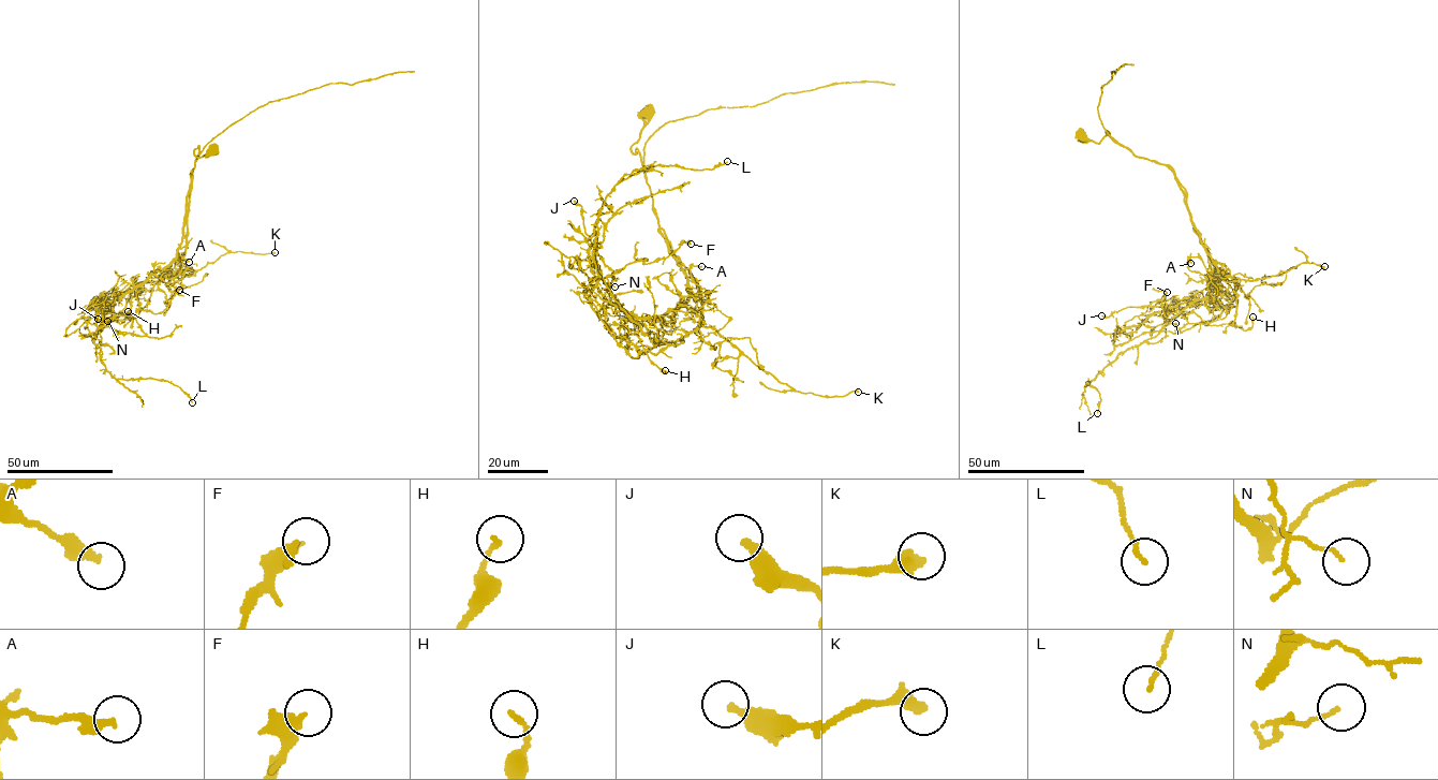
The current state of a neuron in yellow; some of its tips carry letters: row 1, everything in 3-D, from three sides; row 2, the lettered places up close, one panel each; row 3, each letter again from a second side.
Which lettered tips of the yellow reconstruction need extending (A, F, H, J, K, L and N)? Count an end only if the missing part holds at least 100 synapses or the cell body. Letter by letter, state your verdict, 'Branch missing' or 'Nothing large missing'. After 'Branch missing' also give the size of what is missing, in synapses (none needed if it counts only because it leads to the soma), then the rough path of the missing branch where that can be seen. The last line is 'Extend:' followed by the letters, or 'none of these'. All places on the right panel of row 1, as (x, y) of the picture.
A: Nothing large missing
F: Nothing large missing
H: Nothing large missing
J: Nothing large missing
K: Nothing large missing
L: Nothing large missing
N: Nothing large missing
Extend: none of these

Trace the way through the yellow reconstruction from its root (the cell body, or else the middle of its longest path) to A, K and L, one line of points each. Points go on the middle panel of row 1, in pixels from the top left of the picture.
A: (647, 112), (631, 150), (687, 278), (681, 305), (700, 295), (690, 268), (701, 266)
K: (647, 112), (631, 150), (639, 152), (658, 225), (698, 285), (702, 325), (796, 391), (858, 392)
L: (647, 112), (631, 150), (692, 293), (660, 318), (626, 312), (592, 253), (606, 195), (651, 166), (727, 161)

